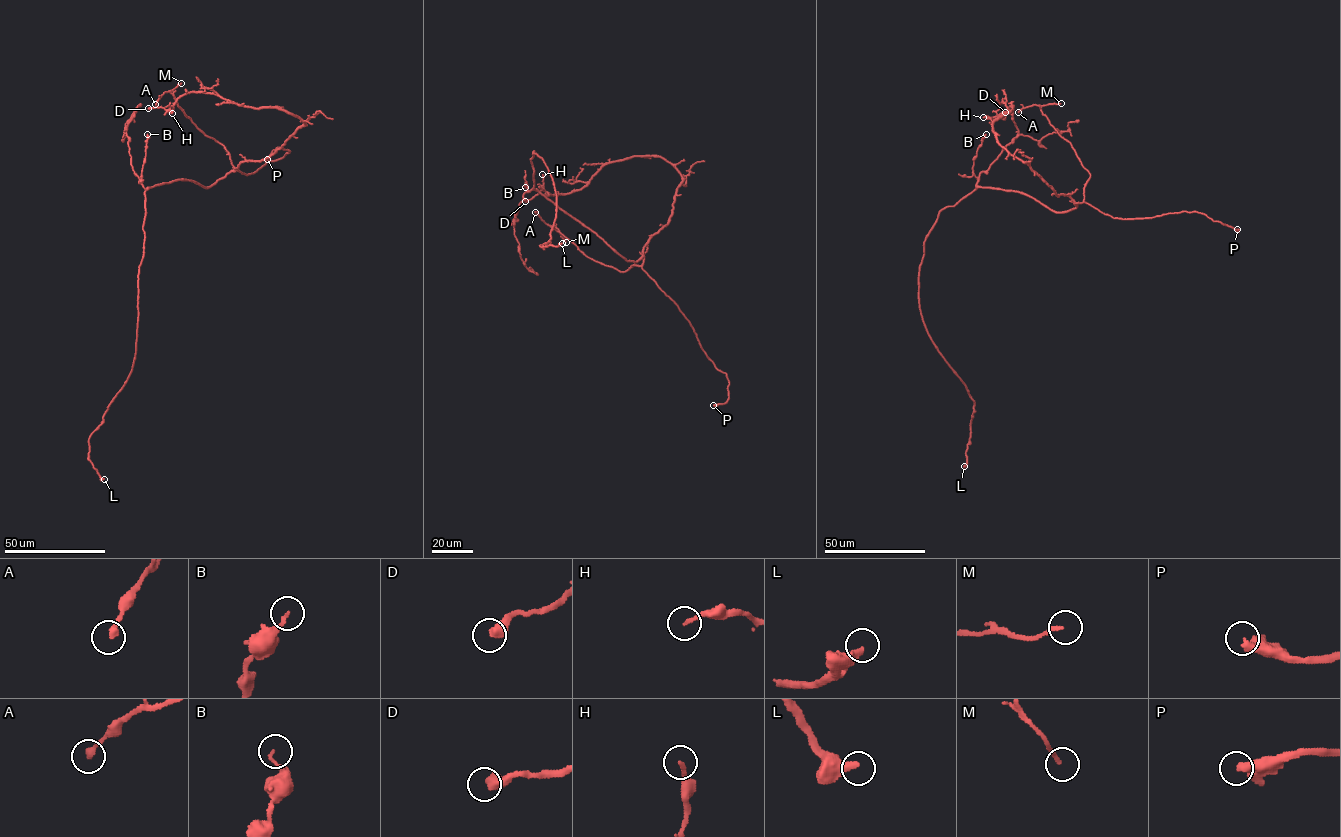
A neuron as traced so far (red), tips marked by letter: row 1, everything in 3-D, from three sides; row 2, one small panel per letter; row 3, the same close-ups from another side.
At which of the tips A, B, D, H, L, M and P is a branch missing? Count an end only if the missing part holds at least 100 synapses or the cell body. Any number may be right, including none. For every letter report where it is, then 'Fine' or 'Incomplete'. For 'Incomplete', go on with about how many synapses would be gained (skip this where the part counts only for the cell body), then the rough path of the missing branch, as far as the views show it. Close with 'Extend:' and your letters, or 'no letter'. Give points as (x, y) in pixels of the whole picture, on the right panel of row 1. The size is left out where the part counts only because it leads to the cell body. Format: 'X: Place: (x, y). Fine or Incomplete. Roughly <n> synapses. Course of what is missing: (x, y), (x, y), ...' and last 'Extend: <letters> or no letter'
A: Place: (1018, 112). Fine
B: Place: (986, 134). Fine
D: Place: (1005, 112). Fine
H: Place: (983, 117). Fine
L: Place: (964, 466). Incomplete. Roughly 300 synapses. Course of what is missing: (964, 466), (960, 471), (964, 487), (950, 509), (957, 513), (958, 525), (982, 540), (1007, 519)
M: Place: (1061, 103). Fine
P: Place: (1237, 229). Incomplete
Extend: L, P

